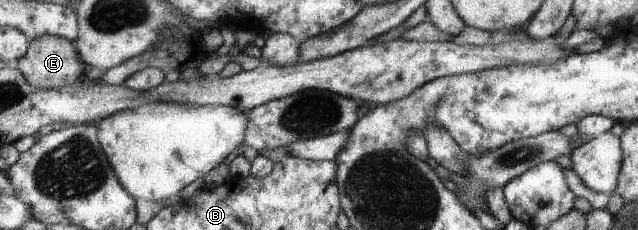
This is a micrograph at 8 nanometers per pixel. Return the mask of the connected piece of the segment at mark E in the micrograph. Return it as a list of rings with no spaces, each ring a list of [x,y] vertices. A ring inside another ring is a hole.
[[[44,35],[34,39],[28,53],[16,65],[27,82],[36,90],[60,90],[78,82],[84,72],[84,63],[78,59],[79,51],[74,41],[55,35]]]

